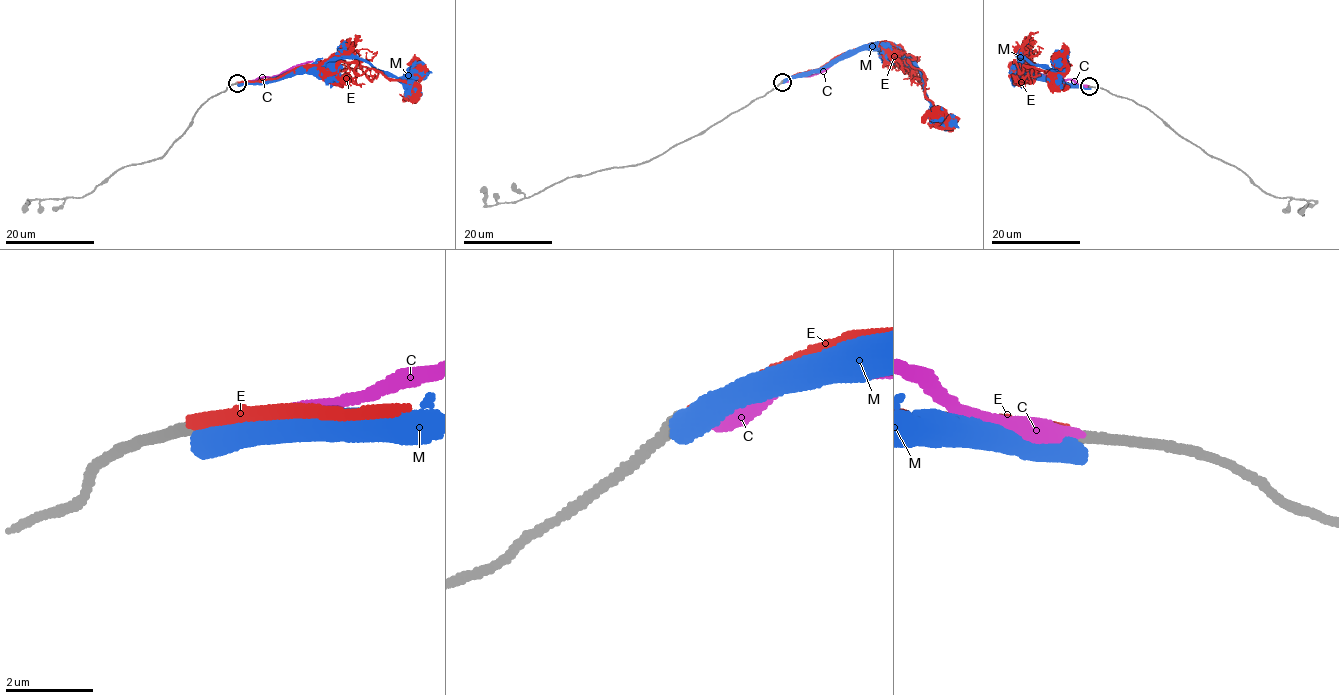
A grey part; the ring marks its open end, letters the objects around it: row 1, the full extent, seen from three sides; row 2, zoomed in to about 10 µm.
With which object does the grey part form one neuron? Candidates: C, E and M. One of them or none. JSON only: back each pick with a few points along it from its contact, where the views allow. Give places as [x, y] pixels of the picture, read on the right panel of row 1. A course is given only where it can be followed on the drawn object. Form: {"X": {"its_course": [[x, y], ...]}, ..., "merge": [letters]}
{"C": {"its_course": [[1090, 86], [1050, 77], [1020, 63]]}, "merge": ["C"]}

